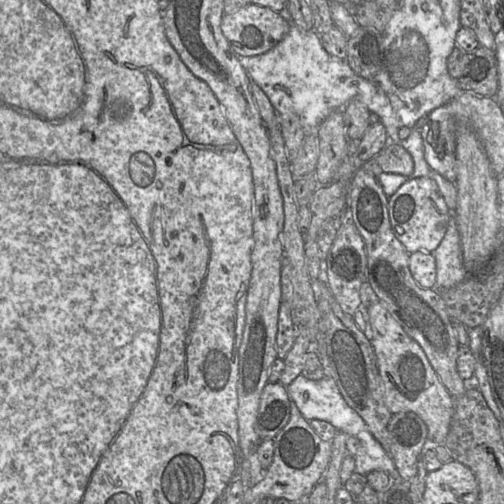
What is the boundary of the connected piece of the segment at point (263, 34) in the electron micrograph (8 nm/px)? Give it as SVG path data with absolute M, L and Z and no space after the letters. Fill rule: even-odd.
M253 3L232 12L225 13L221 22L223 35L229 41L232 50L239 57L264 54L273 49L285 38L290 28L290 21L284 13Z

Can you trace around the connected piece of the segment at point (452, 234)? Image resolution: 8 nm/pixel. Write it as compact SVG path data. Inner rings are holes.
M454 217L437 249L432 252L436 260L437 290L449 289L469 276L464 266L460 234Z

